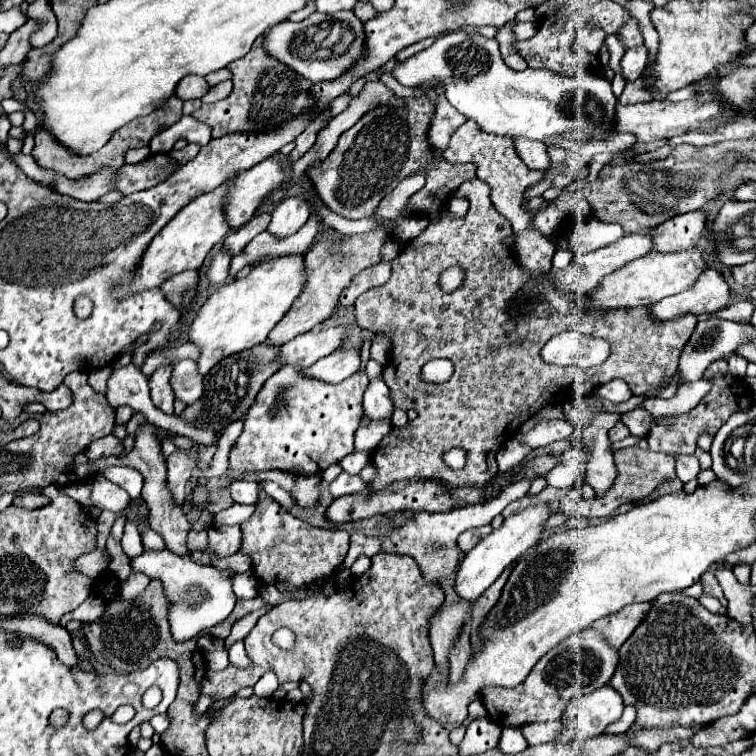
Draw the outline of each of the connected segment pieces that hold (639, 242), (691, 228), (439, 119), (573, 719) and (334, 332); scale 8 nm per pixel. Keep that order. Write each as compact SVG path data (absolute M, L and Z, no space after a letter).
M649 234L623 236L621 240L617 240L609 246L597 248L597 250L583 254L583 256L575 256L573 262L565 270L553 270L555 286L559 290L569 290L569 292L575 292L575 294L589 294L589 290L593 290L593 286L597 286L597 282L601 282L601 278L605 278L605 274L613 274L613 270L629 264L635 258L649 254L651 250L653 250L653 238L649 238Z
M703 210L679 214L651 230L651 236L655 238L655 252L677 252L693 248L705 236L705 230L707 214Z
M437 86L435 92L437 92L437 104L435 104L435 114L429 126L429 146L435 158L443 158L443 152L449 146L451 136L457 132L461 124L467 122L467 118L447 102L441 86Z
M603 686L591 694L577 696L571 700L569 710L561 716L561 732L553 742L573 742L575 738L595 738L609 724L623 714L625 704L621 696L611 688Z
M333 326L333 328L313 328L281 348L281 358L285 364L293 364L297 368L309 368L319 358L329 356L337 348L341 348L341 342L345 342L345 330L349 326Z

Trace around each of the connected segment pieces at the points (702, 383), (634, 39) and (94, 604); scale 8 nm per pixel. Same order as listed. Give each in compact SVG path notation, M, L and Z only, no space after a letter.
M697 380L697 382L691 382L691 384L685 384L685 386L679 386L677 394L669 400L663 400L663 398L651 398L651 400L645 400L643 402L643 408L645 410L651 410L651 414L655 414L657 418L659 416L675 416L675 414L683 414L683 412L689 412L693 410L699 400L711 390L711 380Z
M631 18L631 20L629 20L617 34L625 40L627 48L637 46L637 44L643 42L643 36L641 36L641 32L639 32L639 28L637 28L637 20L635 20L635 18Z
M91 594L79 608L75 608L73 612L65 614L61 618L61 624L65 626L71 620L79 620L79 622L97 622L101 616L105 614L105 600L99 598L99 594Z

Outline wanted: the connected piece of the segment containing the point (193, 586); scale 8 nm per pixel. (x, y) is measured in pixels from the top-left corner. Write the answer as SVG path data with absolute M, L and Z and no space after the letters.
M143 550L143 554L139 554L137 558L131 558L131 568L147 574L149 578L163 580L165 596L171 602L169 624L171 624L173 638L177 642L191 640L191 638L199 636L201 632L205 632L207 628L223 622L235 606L237 598L233 598L233 590L231 590L231 576L233 574L221 572L213 566L197 564L191 560L191 556L181 558L169 550L159 550L159 552Z

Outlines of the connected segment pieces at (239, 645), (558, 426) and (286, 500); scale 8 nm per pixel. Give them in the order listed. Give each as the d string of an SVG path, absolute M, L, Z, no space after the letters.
M235 642L231 648L229 648L229 662L235 666L235 668L253 668L253 660L247 656L245 652L245 646L243 642Z
M545 420L545 422L539 422L527 434L515 434L515 438L529 444L531 448L545 448L557 440L569 438L571 432L573 432L573 428L565 420Z
M272 481L261 482L263 489L267 493L272 492L272 498L277 501L285 510L289 510L293 504L292 497L289 492L281 488L277 483Z

